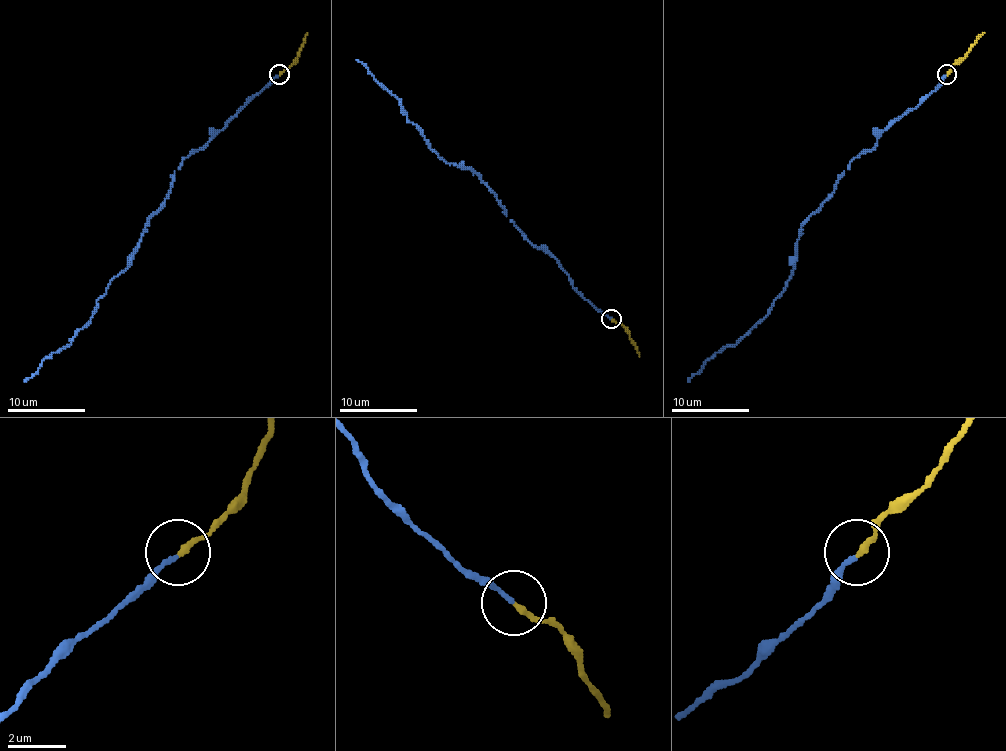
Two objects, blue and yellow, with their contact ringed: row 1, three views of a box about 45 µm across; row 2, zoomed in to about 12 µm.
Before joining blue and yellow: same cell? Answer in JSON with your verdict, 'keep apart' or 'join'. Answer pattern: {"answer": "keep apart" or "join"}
{"answer": "join"}

